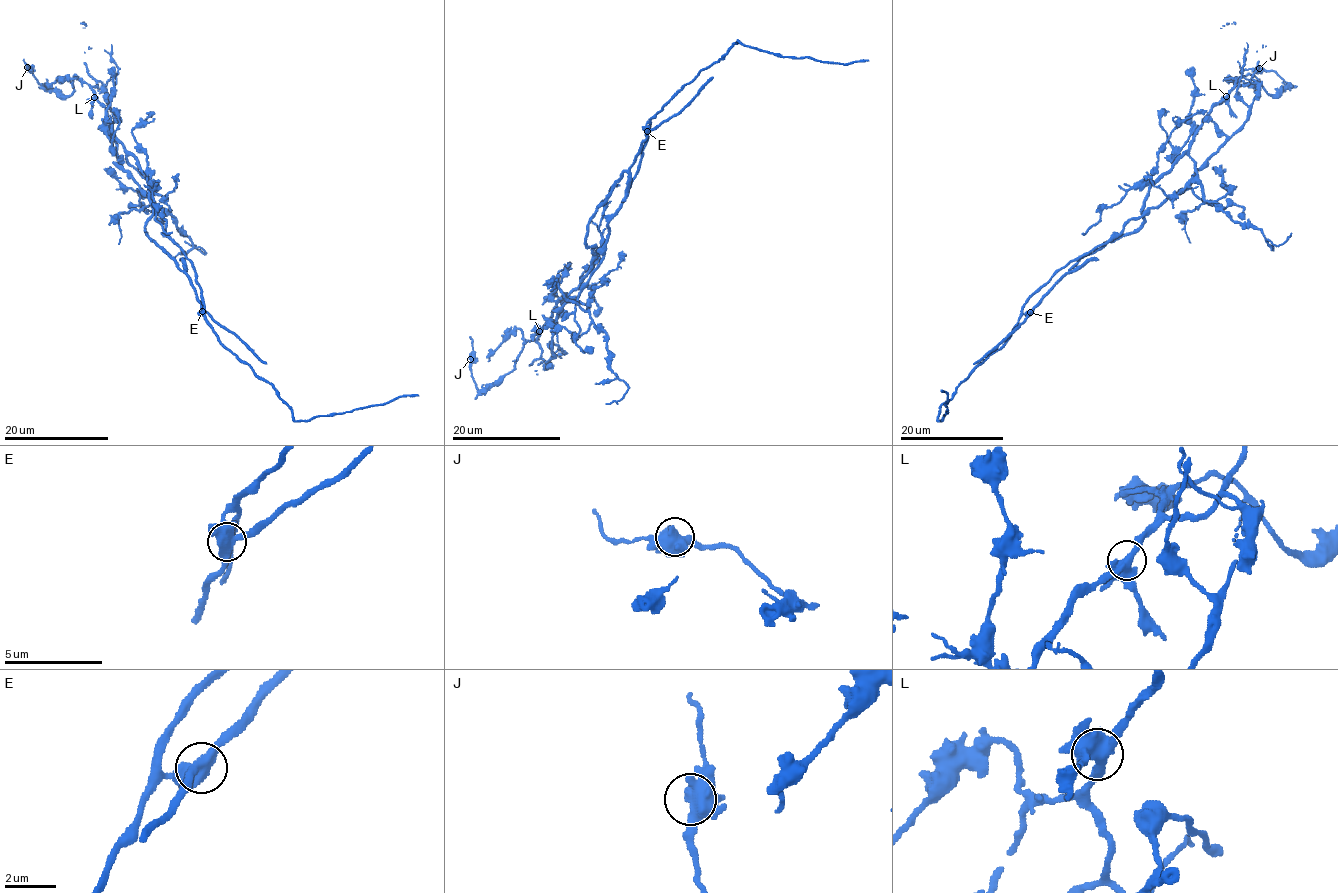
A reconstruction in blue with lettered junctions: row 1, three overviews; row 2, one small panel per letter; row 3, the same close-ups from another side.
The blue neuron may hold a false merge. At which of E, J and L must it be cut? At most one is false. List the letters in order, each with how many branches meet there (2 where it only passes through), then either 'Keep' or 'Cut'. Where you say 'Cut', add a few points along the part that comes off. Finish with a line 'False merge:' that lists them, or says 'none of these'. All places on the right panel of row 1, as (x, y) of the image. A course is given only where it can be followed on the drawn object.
E: Branches: 4. Cut. Course of the part to remove: (1031, 312), (1023, 313), (1023, 304), (1060, 269), (1189, 185), (1247, 118), (1237, 93), (1244, 48), (1265, 46)
J: Branches: 3. Keep
L: Branches: 4. Keep
False merge: E

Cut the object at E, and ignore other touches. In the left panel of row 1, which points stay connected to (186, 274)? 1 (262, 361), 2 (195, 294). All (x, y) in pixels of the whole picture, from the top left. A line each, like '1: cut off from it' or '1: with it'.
1: with it
2: with it

